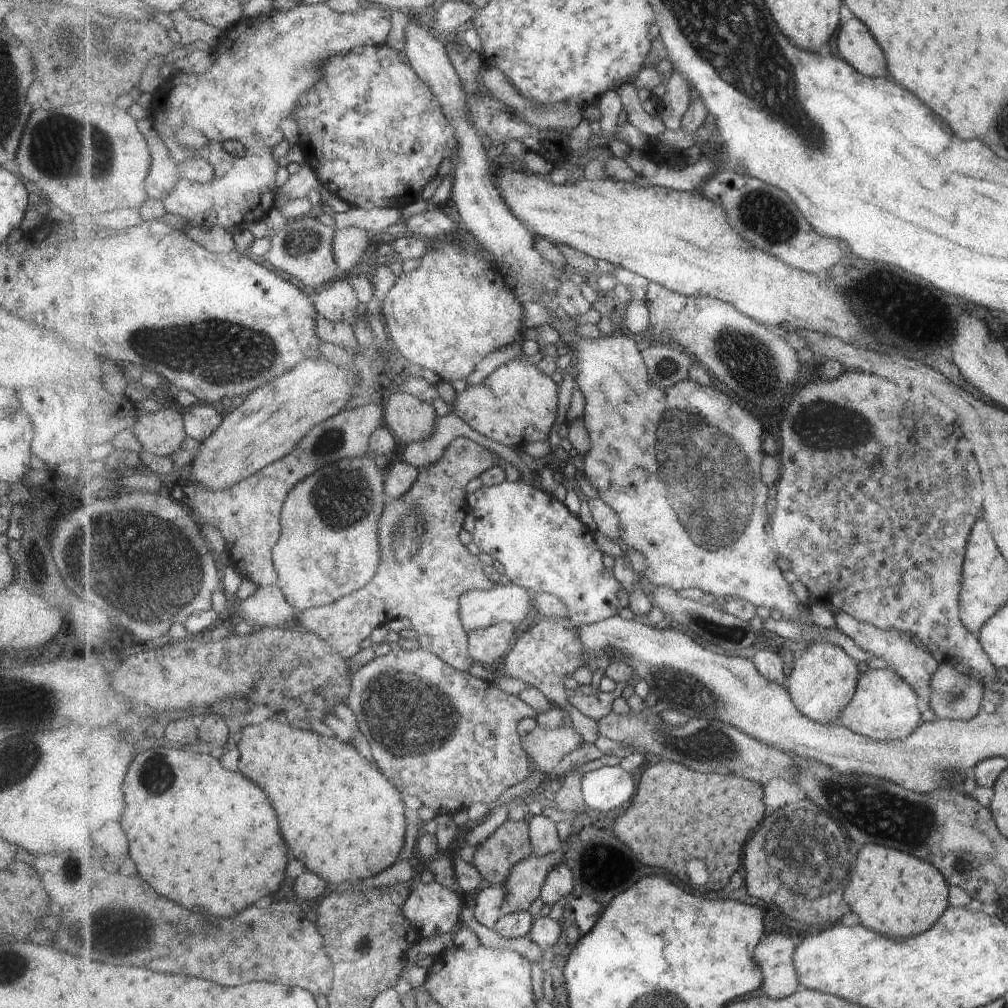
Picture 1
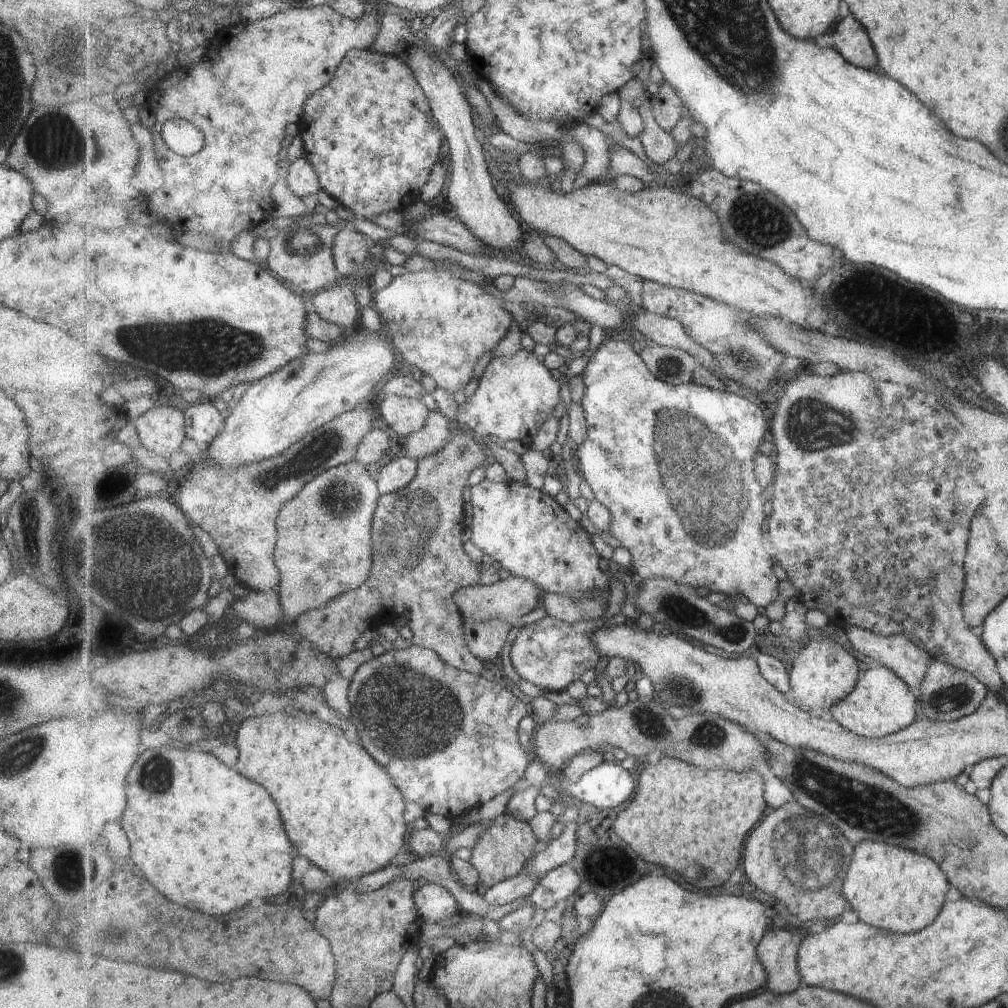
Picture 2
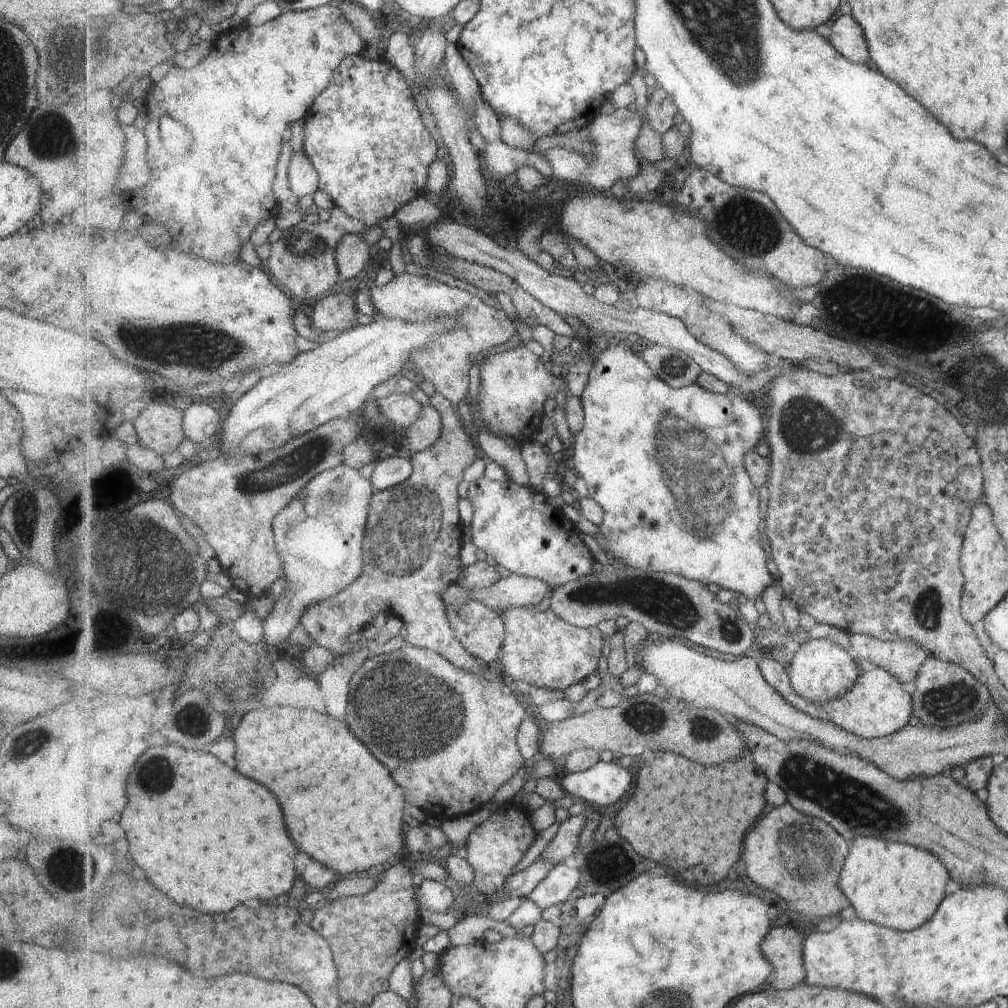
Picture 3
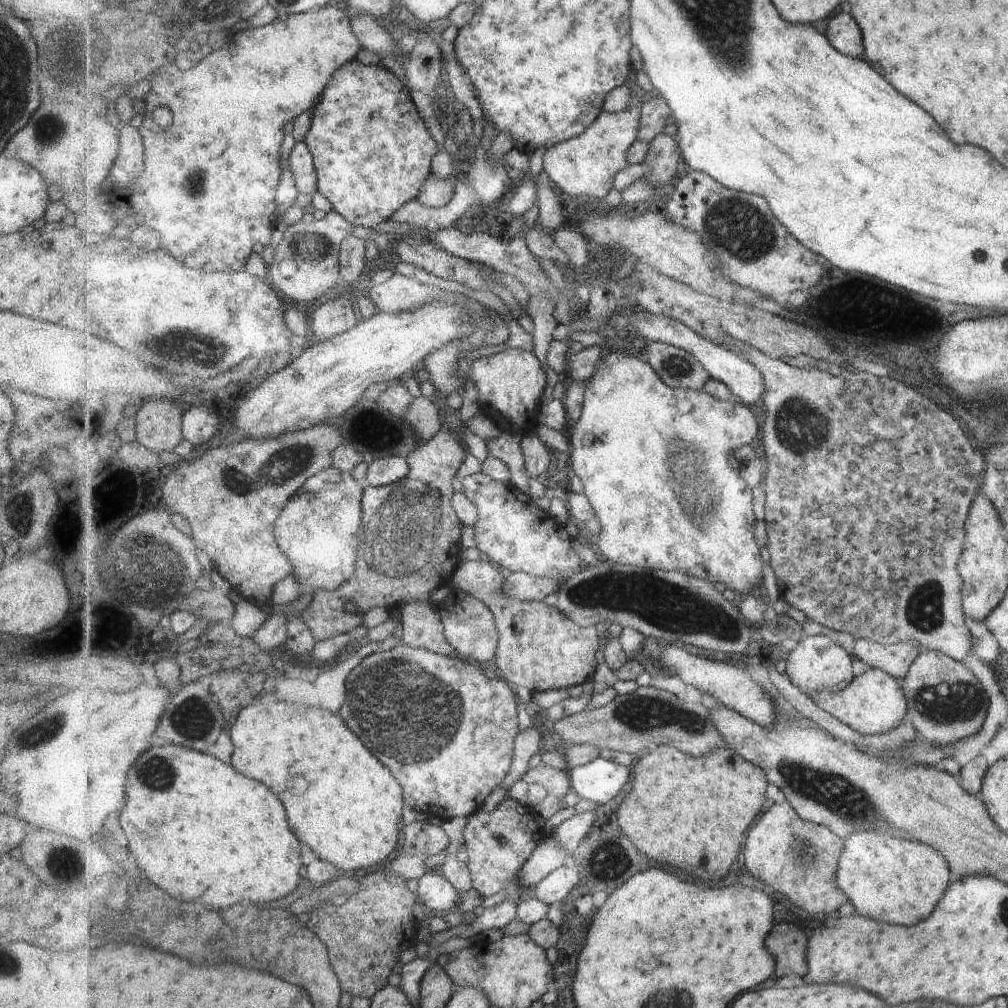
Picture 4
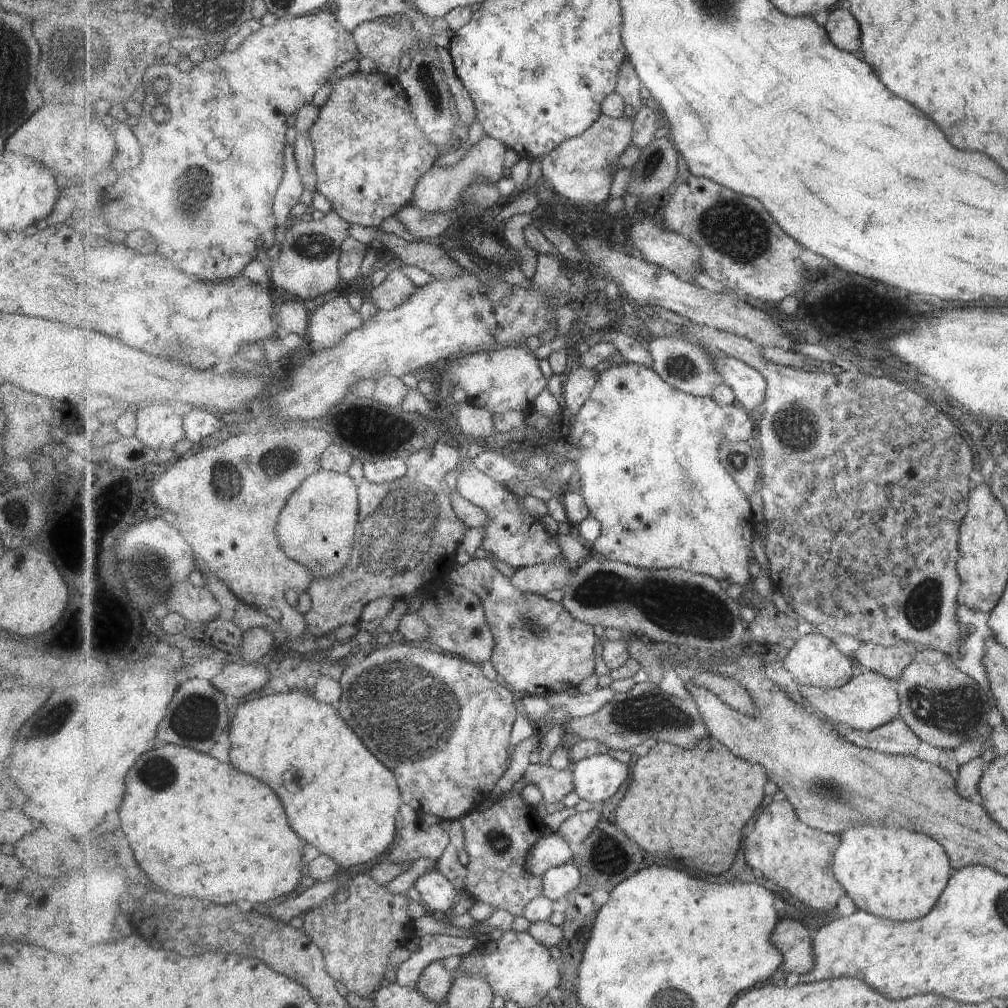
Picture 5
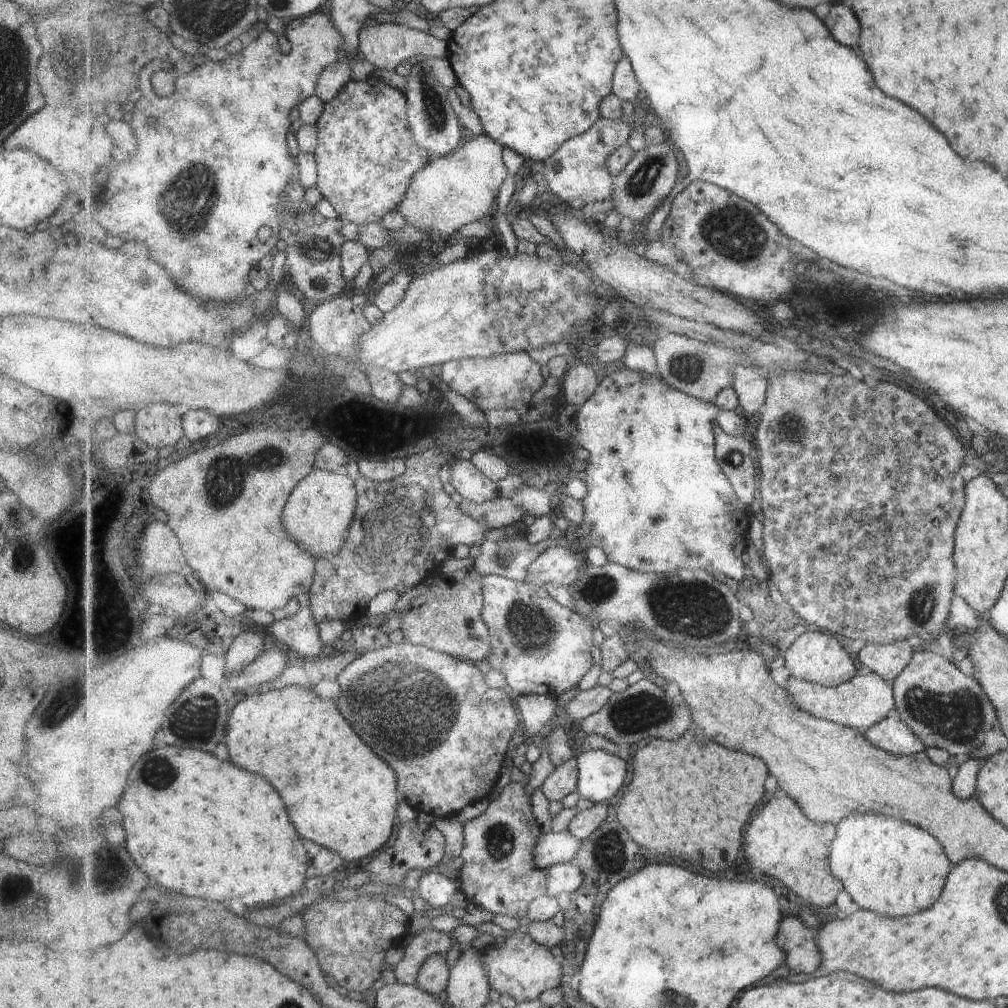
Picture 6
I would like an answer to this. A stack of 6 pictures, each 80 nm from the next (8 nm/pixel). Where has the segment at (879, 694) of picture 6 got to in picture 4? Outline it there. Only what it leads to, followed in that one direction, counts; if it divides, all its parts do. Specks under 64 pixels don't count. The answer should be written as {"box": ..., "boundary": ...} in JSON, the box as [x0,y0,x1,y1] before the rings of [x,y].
{"box":[808,667,905,736],"boundary":[[[873,667],[854,678],[841,692],[811,693],[808,696],[823,710],[865,736],[883,735],[903,723],[905,716],[905,696],[901,694],[897,682],[886,672]]]}

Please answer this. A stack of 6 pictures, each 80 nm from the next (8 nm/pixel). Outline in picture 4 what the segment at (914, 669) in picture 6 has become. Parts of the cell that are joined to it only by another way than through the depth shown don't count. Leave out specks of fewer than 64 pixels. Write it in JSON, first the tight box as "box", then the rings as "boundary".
{"box":[902,650,988,746],"boundary":[[[921,650],[902,680],[905,702],[909,701],[909,721],[919,736],[933,745],[945,746],[959,739],[975,735],[985,720],[988,700],[979,681],[960,662],[940,652]]]}

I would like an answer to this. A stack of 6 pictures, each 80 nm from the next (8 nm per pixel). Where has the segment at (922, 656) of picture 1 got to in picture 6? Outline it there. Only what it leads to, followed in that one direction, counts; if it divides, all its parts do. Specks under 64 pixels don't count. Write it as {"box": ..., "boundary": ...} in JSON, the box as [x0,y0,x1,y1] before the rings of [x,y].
{"box":[858,639,911,682],"boundary":[[[906,639],[889,644],[866,644],[858,653],[858,660],[869,671],[891,682],[911,662],[911,648]]]}

